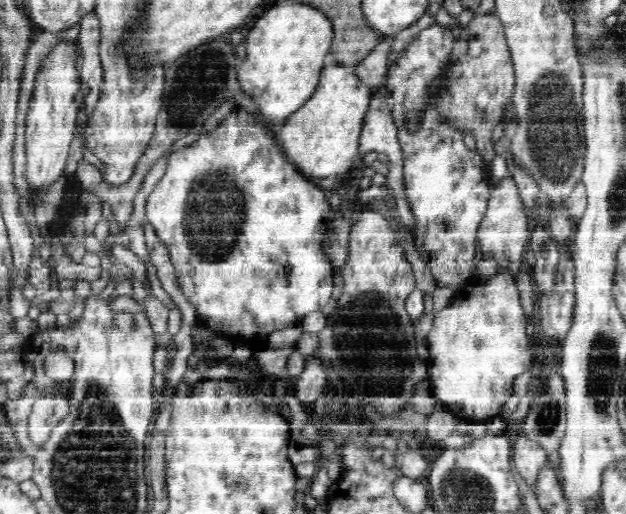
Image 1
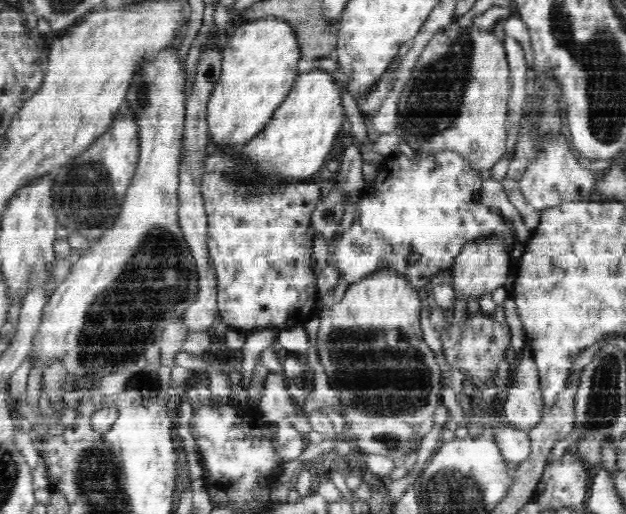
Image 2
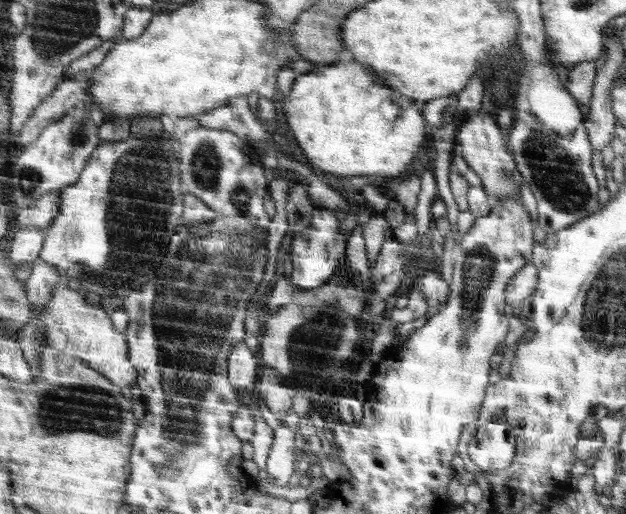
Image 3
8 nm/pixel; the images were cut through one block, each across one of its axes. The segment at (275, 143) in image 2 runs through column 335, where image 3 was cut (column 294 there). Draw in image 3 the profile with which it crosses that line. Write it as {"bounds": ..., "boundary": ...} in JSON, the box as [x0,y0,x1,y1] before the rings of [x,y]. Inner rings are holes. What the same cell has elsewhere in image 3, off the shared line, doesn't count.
{"bounds":[280,56,424,176],"boundary":[[[352,56],[348,64],[336,64],[316,70],[308,71],[298,75],[290,93],[280,96],[281,108],[284,108],[284,119],[286,124],[310,162],[312,169],[320,169],[321,173],[332,176],[374,176],[380,175],[398,176],[404,174],[410,166],[412,158],[422,150],[424,144],[424,118],[416,112],[416,106],[412,104],[413,99],[398,94],[390,86],[386,86],[378,74],[368,70],[368,66],[362,66],[360,62],[354,62]]]}

